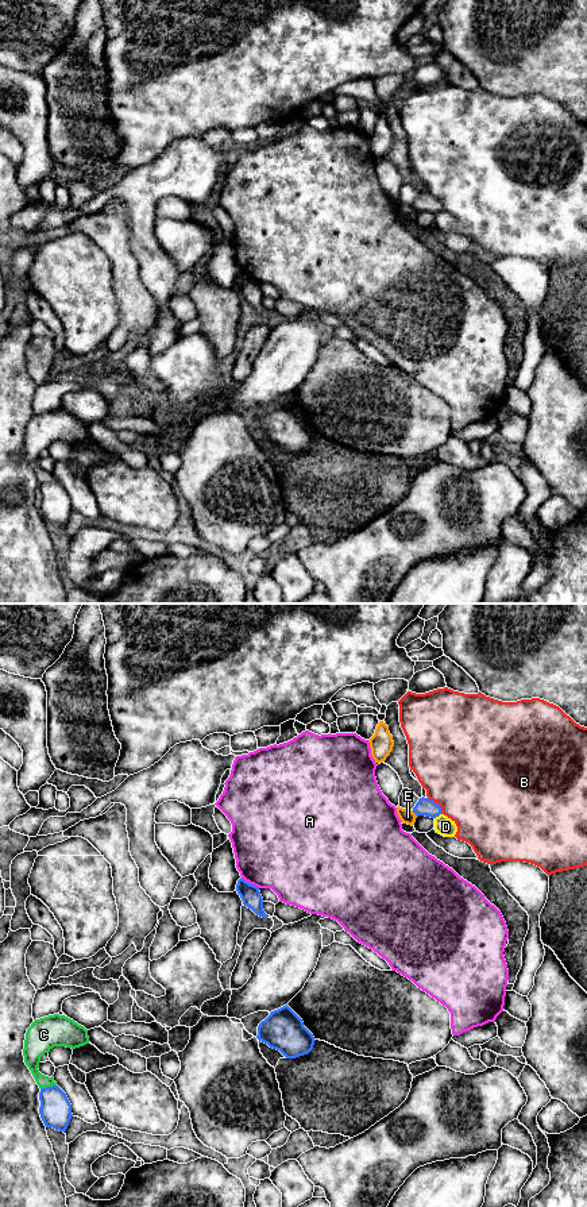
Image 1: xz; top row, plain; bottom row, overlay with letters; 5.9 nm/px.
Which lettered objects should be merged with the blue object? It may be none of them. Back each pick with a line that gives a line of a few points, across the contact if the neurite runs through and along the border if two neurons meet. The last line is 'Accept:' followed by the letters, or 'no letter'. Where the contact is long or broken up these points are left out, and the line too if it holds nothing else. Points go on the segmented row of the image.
Accept: no letter

